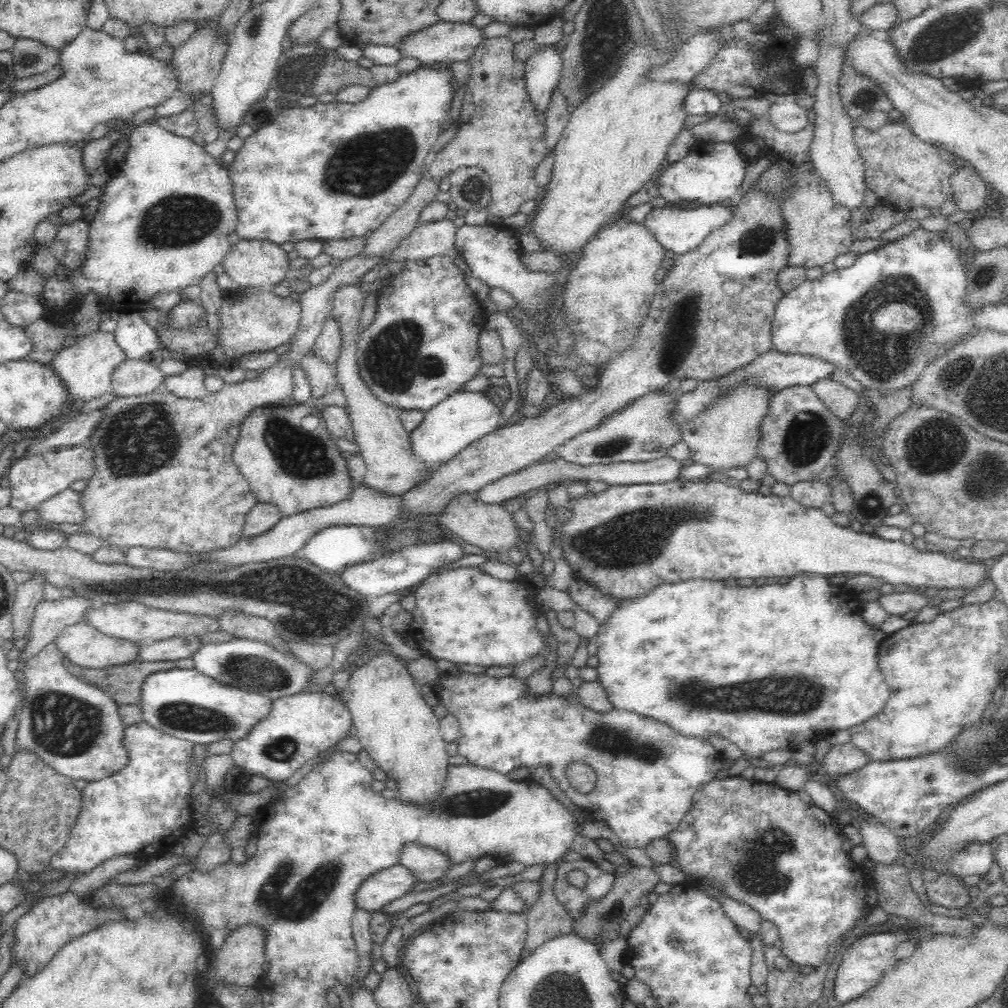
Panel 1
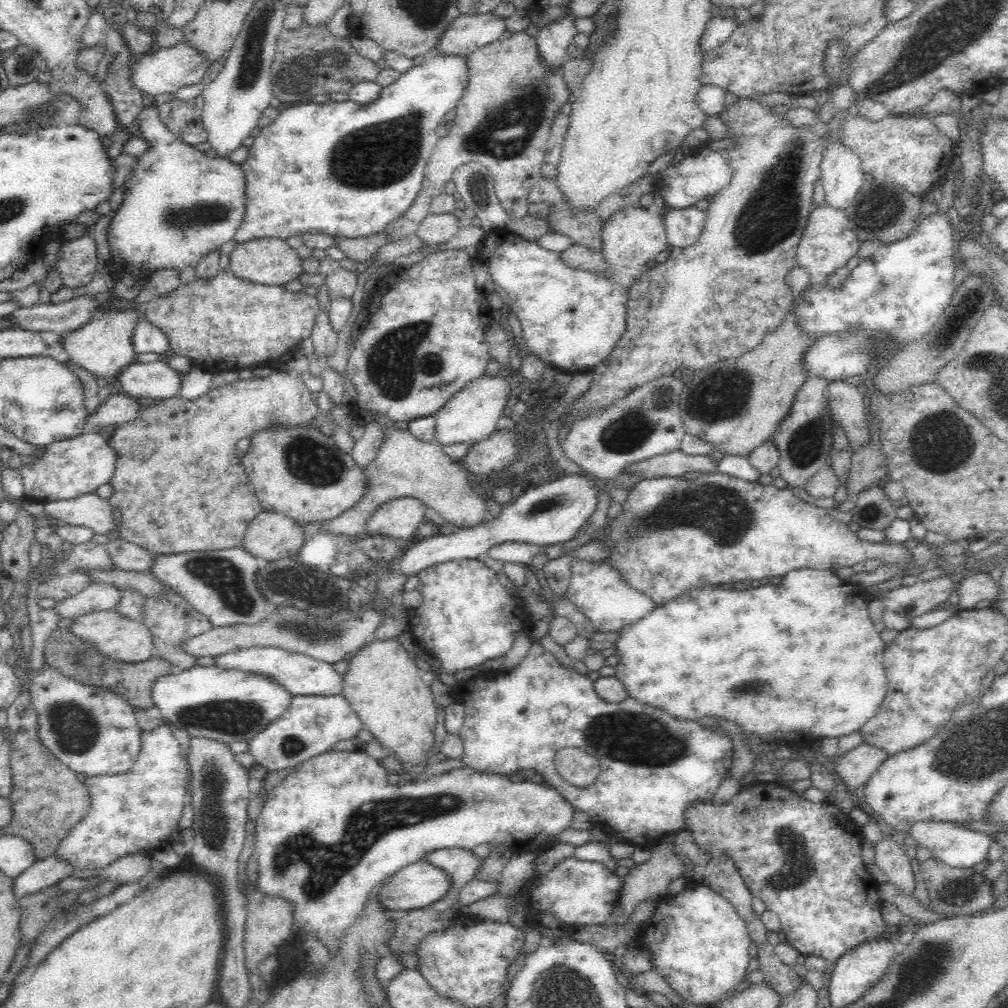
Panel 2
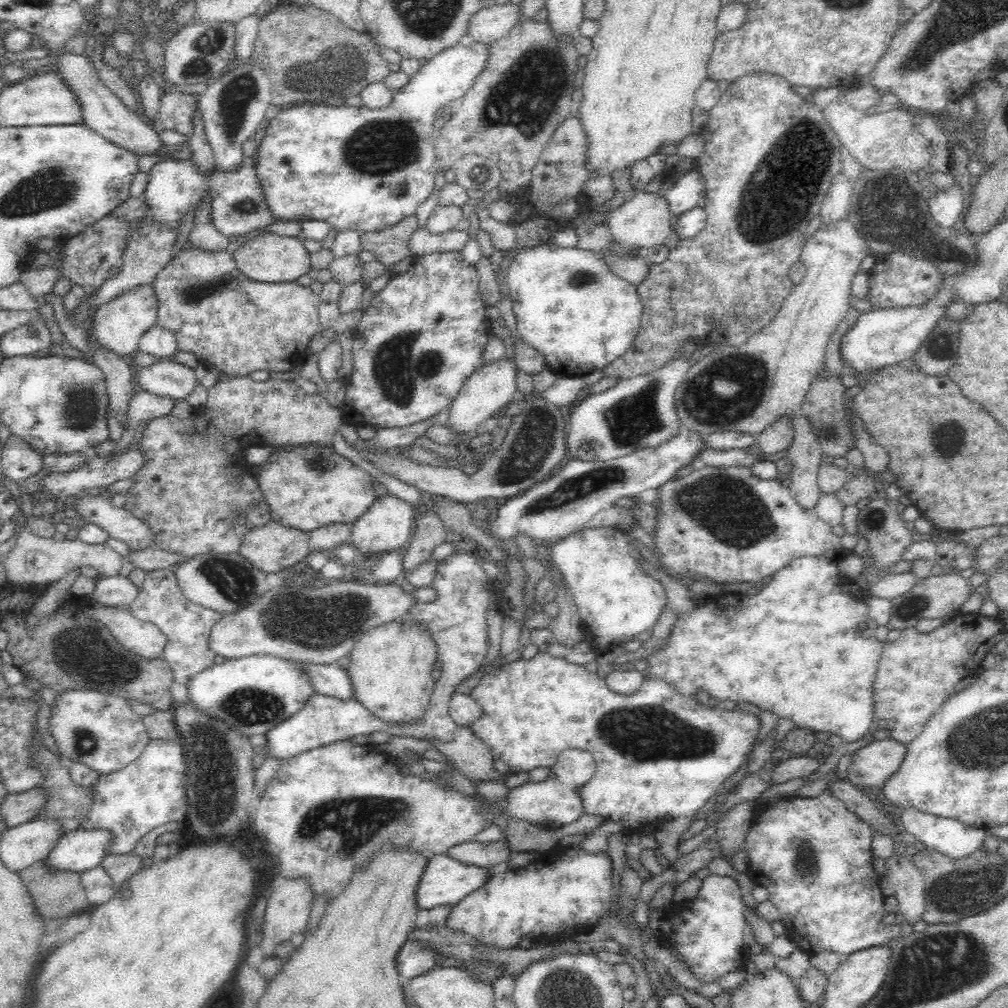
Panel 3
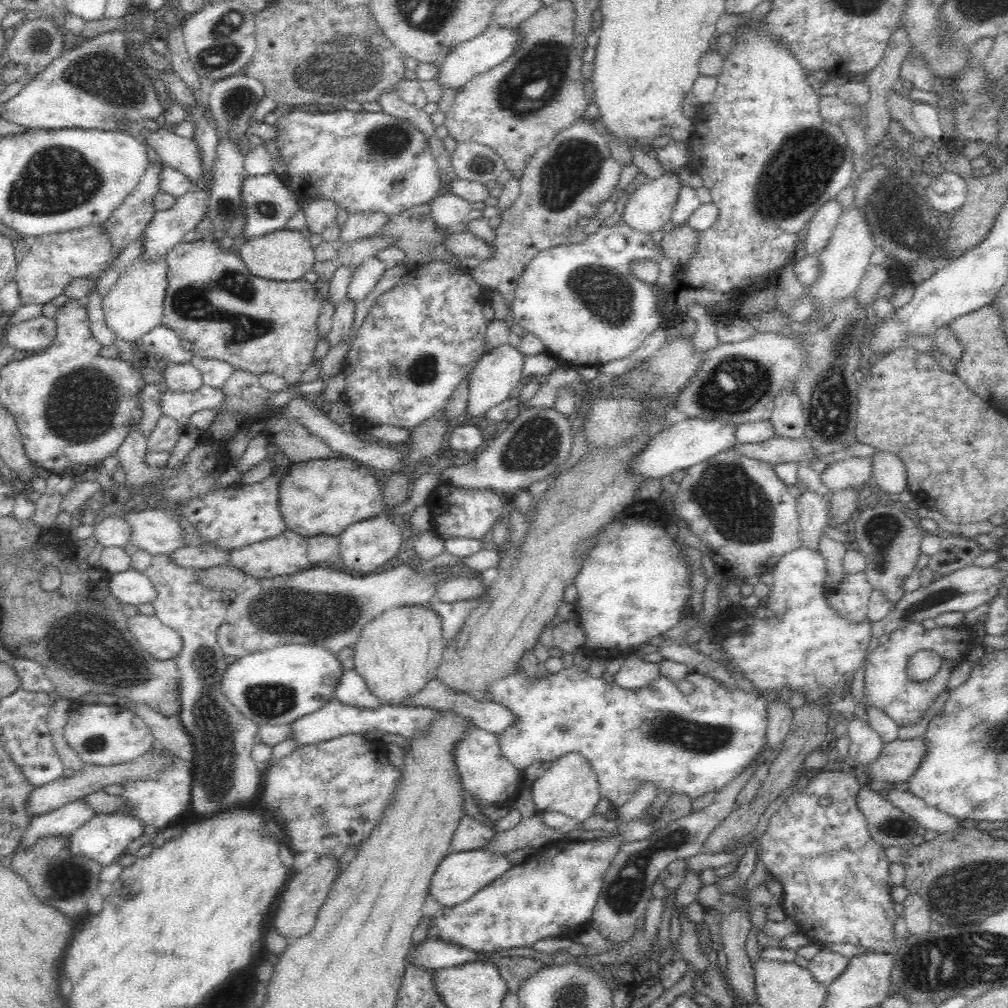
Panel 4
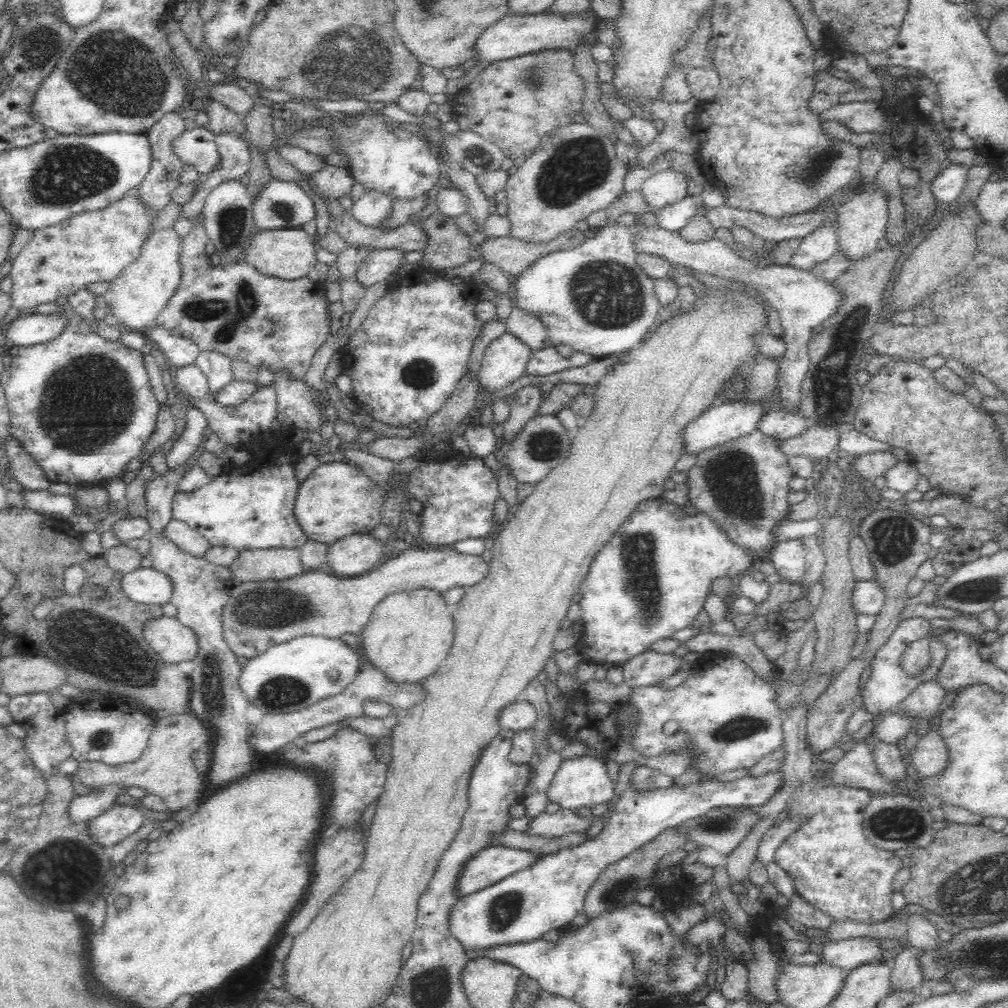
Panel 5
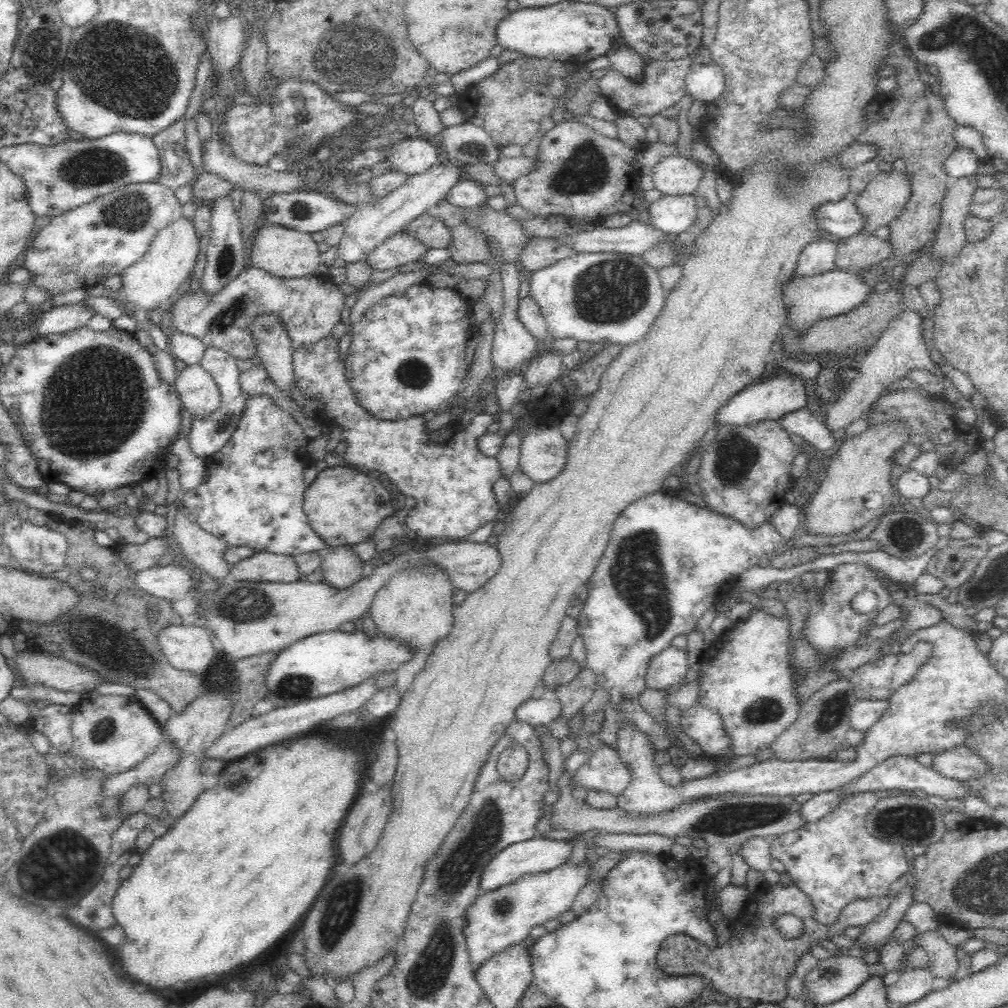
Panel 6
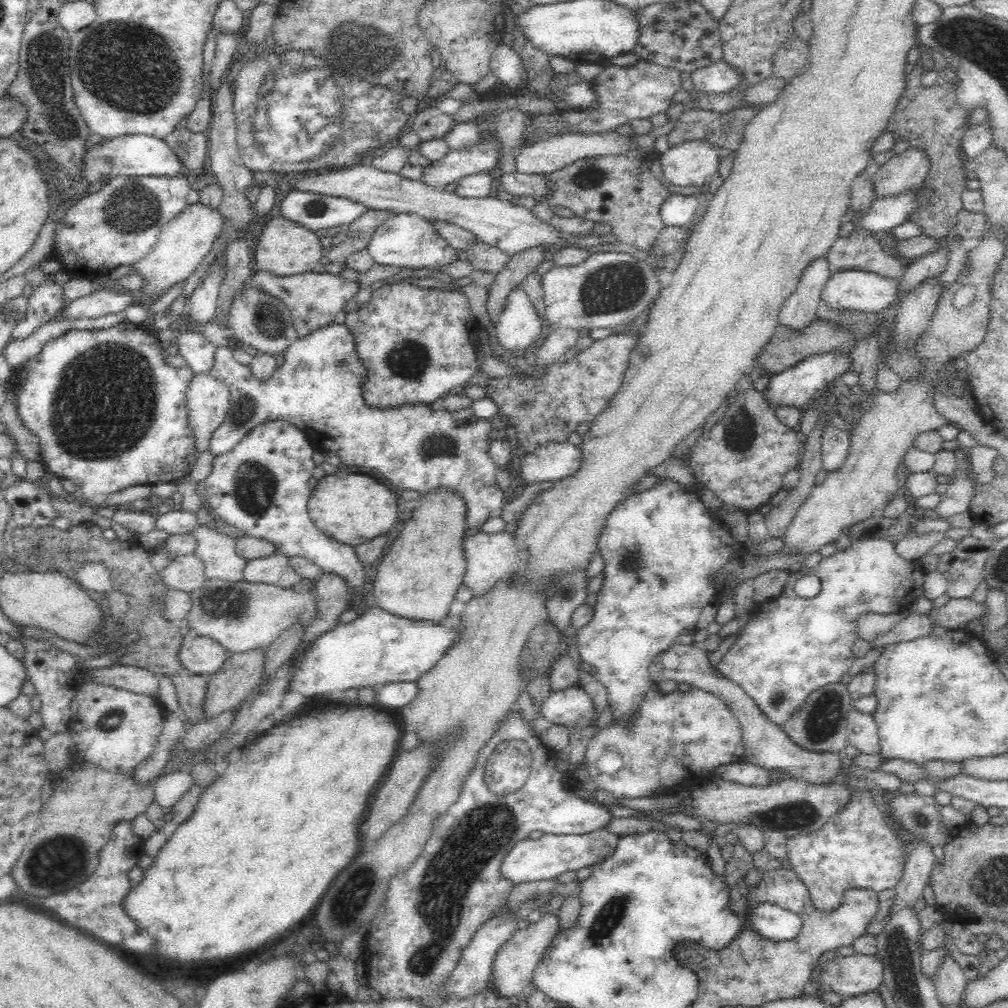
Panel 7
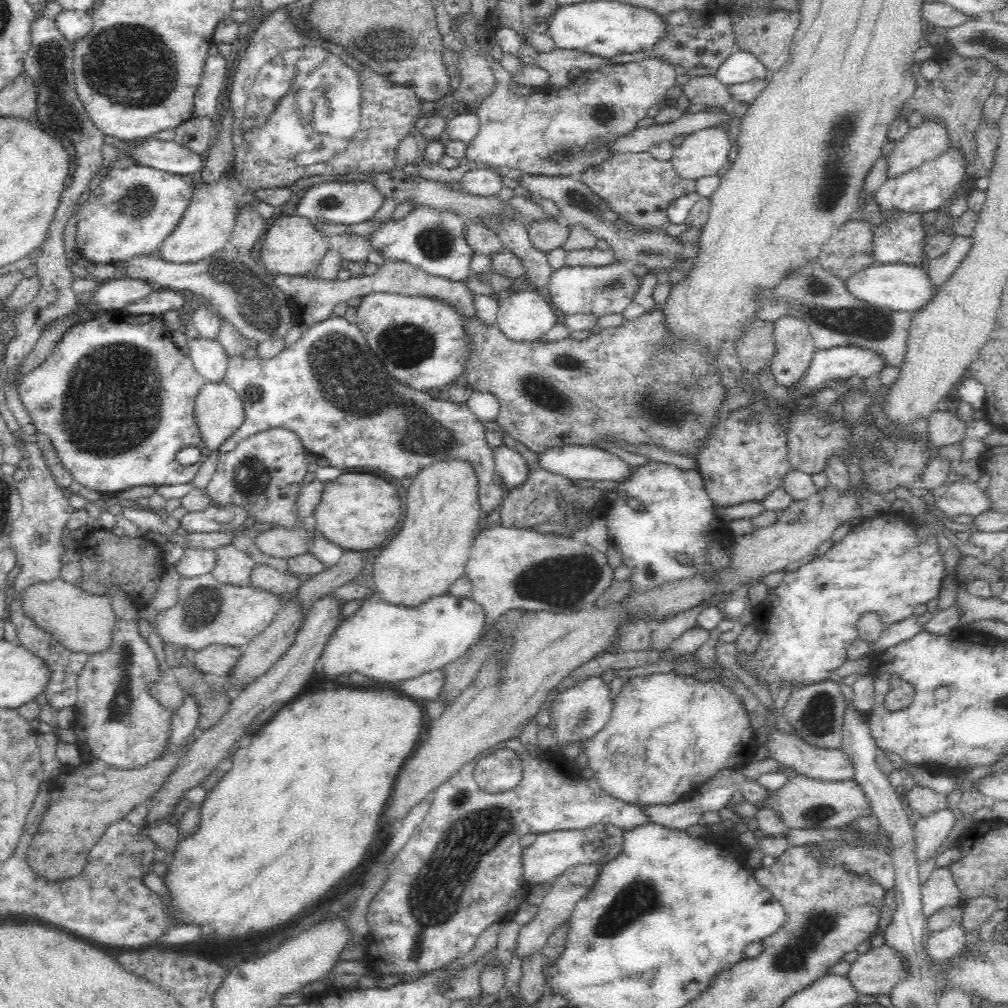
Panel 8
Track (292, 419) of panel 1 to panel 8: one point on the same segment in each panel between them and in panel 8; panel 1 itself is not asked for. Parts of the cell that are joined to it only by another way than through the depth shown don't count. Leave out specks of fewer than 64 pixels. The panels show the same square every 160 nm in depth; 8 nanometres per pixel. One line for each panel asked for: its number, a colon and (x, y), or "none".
2: (301, 473)
3: (308, 487)
4: (323, 496)
5: (338, 499)
6: (344, 507)
7: (352, 509)
8: (357, 512)

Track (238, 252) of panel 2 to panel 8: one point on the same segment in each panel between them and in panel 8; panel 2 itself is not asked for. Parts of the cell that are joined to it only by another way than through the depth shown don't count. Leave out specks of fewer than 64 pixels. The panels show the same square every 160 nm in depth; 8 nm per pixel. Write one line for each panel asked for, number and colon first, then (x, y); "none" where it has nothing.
3: (269, 257)
4: (283, 255)
5: (288, 253)
6: (283, 252)
7: (284, 248)
8: (293, 245)

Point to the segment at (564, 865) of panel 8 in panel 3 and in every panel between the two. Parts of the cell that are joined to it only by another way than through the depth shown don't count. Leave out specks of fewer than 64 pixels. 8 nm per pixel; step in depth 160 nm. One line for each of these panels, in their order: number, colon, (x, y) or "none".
3: (445, 882)
4: (460, 875)
5: (488, 866)
6: (537, 854)
7: (530, 860)

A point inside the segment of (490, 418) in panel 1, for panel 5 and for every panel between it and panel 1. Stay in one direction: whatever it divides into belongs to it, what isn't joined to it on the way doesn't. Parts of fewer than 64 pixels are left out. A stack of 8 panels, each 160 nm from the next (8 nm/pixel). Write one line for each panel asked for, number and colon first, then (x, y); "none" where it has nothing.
2: (471, 415)
3: (486, 392)
4: (497, 373)
5: (506, 357)

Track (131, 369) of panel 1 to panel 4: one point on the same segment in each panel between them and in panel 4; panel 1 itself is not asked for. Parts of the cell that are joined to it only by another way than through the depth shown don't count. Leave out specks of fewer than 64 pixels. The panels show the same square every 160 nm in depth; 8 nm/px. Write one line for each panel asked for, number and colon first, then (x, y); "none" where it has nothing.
2: (156, 379)
3: (165, 378)
4: (185, 377)

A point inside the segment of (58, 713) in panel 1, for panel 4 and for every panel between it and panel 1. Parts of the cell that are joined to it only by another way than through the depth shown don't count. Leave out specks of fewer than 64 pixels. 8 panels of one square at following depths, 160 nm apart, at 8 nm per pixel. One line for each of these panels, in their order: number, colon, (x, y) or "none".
2: (93, 731)
3: (100, 730)
4: (100, 735)

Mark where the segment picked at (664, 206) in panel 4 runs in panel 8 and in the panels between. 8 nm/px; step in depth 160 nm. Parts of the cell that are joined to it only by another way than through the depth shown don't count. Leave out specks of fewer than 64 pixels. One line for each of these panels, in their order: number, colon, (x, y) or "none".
5: (667, 187)
6: (676, 175)
7: (691, 163)
8: (702, 153)

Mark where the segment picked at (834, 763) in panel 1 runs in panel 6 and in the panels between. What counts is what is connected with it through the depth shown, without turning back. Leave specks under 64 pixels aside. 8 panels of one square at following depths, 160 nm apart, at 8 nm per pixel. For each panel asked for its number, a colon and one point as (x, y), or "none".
2: (855, 767)
3: (870, 766)
4: (897, 761)
5: (930, 757)
6: (960, 763)

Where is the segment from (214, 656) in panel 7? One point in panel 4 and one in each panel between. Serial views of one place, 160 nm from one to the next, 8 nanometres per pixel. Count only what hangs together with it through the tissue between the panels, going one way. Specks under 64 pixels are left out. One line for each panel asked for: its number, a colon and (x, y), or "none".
4: (162, 642)
5: (174, 642)
6: (192, 648)

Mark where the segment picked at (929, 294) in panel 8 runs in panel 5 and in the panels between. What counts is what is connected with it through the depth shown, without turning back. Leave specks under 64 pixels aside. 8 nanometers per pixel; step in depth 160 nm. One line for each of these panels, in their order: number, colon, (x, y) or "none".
5: (802, 301)
6: (808, 299)
7: (869, 292)

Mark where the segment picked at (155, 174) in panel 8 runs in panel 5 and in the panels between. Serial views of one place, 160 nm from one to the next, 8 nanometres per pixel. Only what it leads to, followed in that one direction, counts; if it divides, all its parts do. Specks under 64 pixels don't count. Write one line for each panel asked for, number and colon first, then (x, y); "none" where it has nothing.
5: (95, 246)
6: (77, 249)
7: (119, 224)

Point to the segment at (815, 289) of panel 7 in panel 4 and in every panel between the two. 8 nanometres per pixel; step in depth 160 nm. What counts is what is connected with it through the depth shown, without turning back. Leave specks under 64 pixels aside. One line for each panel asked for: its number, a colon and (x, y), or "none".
4: (820, 229)
5: (818, 245)
6: (815, 258)

